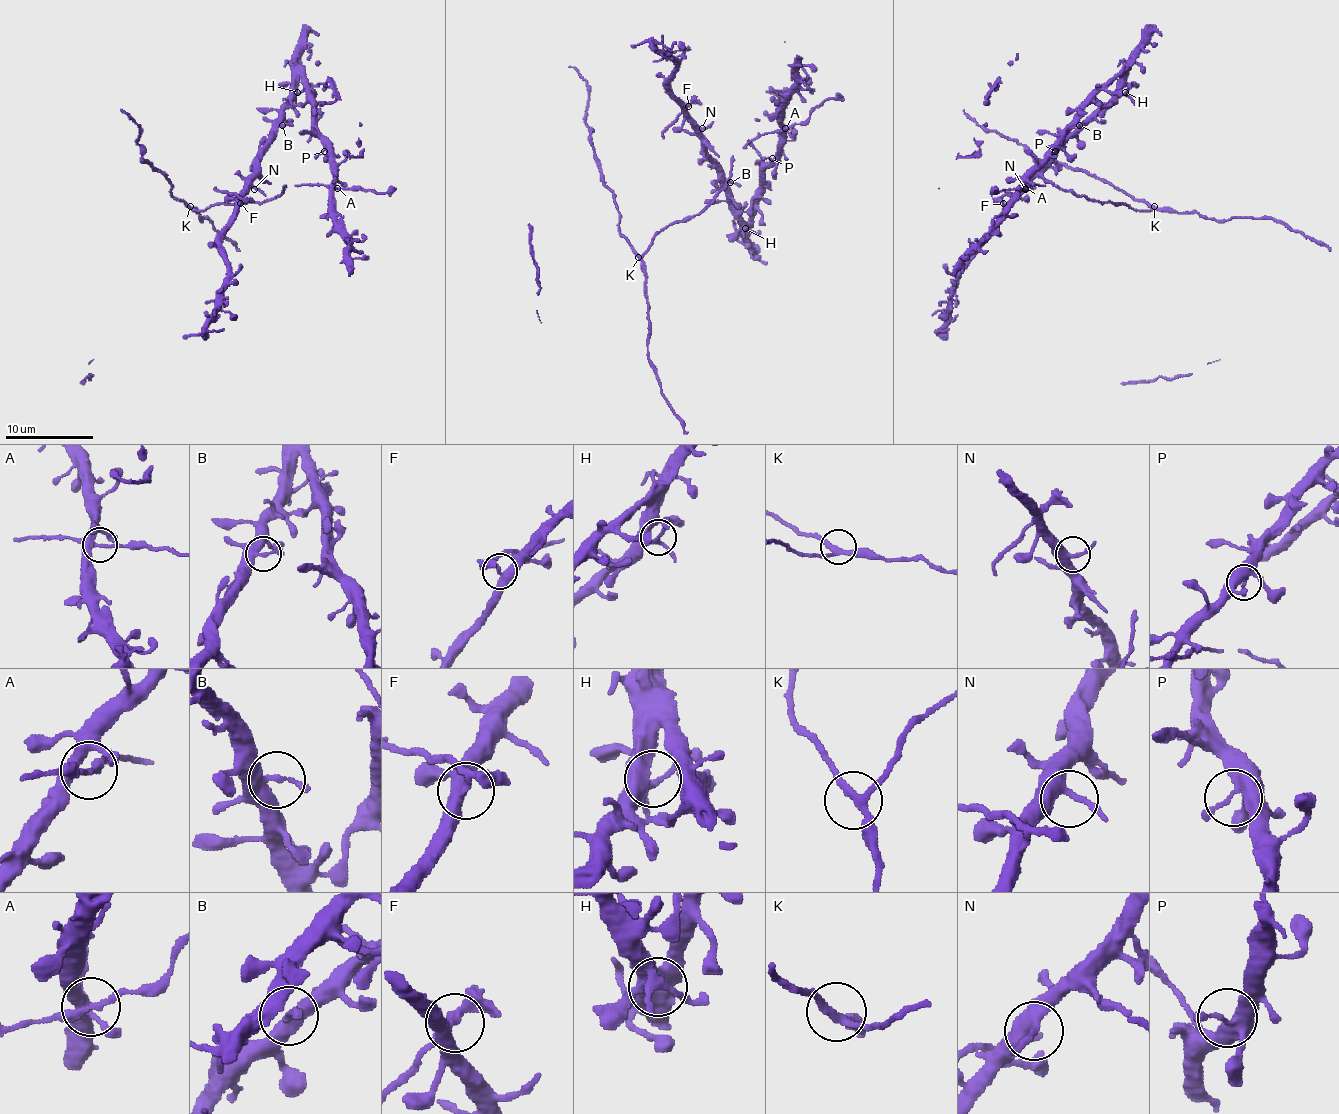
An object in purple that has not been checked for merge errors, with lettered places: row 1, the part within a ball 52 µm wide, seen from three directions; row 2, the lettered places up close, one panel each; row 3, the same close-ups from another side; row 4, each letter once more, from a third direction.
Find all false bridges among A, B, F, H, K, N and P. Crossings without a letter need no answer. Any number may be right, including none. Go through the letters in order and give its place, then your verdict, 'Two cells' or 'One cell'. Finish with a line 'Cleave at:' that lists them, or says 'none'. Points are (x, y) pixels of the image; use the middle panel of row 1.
A: Place: (785, 128). One cell
B: Place: (730, 182). One cell
F: Place: (688, 106). Two cells
H: Place: (745, 228). One cell
K: Place: (638, 257). One cell
N: Place: (702, 128). One cell
P: Place: (772, 158). One cell
Cleave at: F

